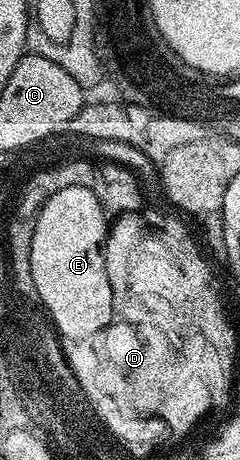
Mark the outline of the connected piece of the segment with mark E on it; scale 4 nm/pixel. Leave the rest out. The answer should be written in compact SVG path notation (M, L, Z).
M60 188L46 203L34 225L34 235L32 236L32 262L29 264L35 269L36 276L39 278L39 291L46 297L46 303L52 304L52 308L70 308L78 304L86 304L86 334L90 330L98 330L106 318L110 318L110 286L106 286L106 274L102 274L102 254L98 254L98 242L102 242L102 214L98 214L100 200L88 188Z

